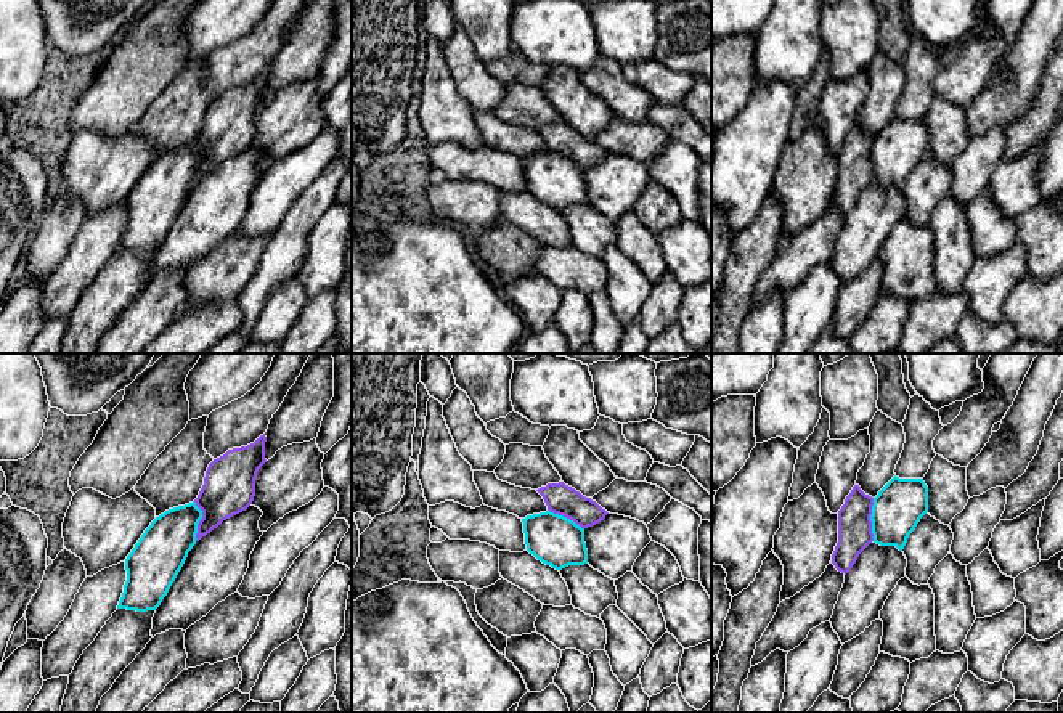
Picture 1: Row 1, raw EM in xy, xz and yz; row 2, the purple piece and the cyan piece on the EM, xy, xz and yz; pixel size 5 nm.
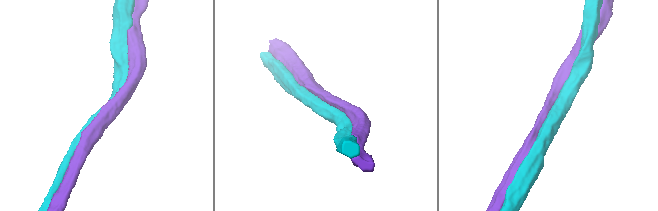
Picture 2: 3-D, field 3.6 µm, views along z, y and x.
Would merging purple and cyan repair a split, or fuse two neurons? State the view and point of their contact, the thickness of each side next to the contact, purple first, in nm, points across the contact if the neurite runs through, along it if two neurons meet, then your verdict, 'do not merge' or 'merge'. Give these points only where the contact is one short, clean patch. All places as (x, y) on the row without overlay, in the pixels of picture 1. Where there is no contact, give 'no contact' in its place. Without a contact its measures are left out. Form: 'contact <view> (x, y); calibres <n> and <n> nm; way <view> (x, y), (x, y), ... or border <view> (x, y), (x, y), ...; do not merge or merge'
contact yz (869, 159); calibres 180 and 240 nm; do not merge

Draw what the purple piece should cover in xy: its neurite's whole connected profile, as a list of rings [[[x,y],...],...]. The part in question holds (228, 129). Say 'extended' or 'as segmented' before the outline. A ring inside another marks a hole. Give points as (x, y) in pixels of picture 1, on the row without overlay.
as segmented; [[[263,74],[254,84],[228,90],[209,104],[204,125],[194,140],[202,151],[196,181],[252,145],[257,112],[267,103],[265,82]]]

